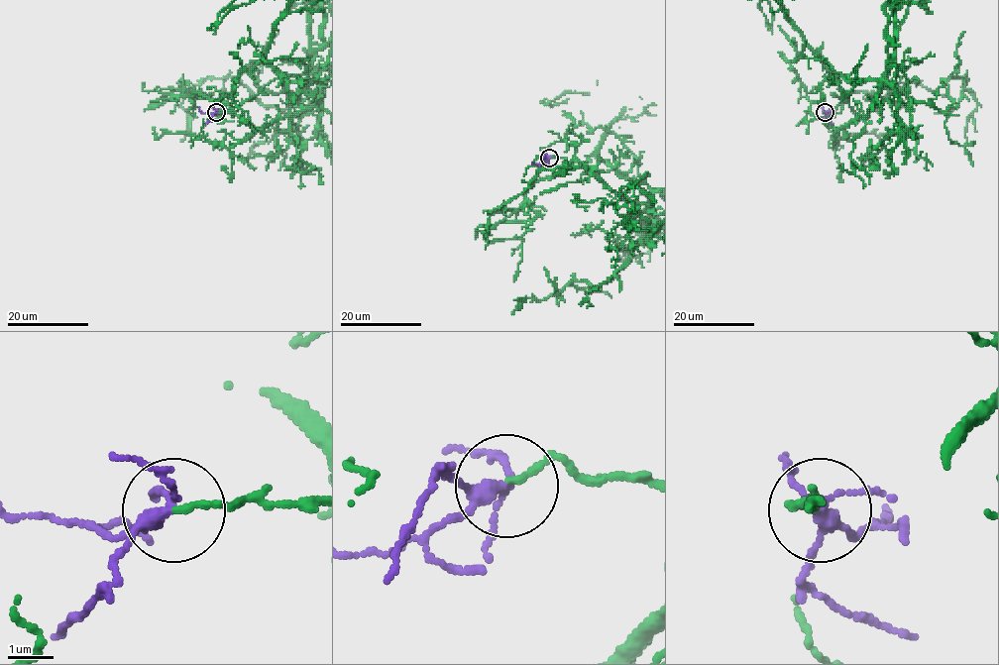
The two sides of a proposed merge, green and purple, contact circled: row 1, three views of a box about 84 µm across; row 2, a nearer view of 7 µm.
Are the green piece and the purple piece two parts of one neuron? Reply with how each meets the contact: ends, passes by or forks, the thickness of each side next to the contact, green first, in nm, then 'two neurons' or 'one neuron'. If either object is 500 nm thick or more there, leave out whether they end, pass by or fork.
green ends | purple forks | 140/200 nm | one neuron

